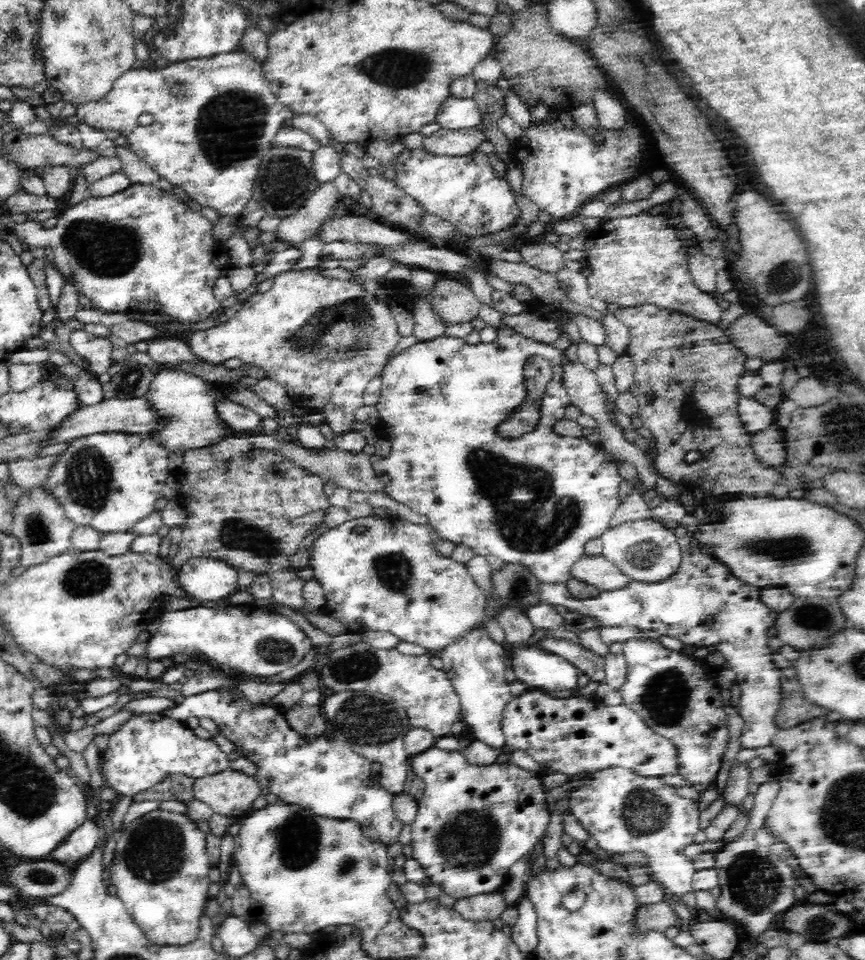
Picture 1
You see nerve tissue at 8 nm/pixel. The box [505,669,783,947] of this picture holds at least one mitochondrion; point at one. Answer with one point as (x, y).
(645, 812)

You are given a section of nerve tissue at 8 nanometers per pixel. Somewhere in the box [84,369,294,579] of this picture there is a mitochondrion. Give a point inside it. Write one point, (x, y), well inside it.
(235, 534)

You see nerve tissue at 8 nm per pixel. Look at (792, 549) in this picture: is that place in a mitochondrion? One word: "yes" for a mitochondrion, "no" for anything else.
yes

